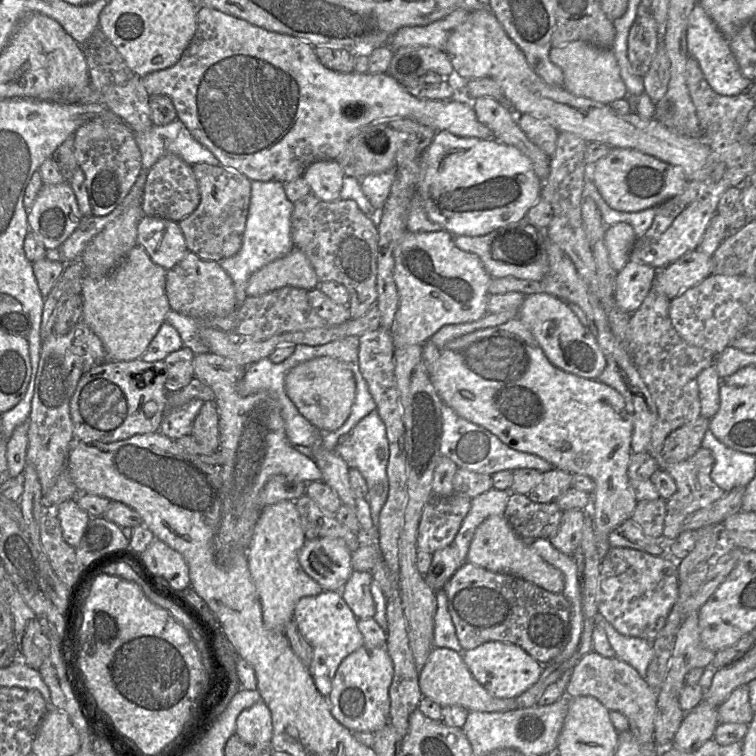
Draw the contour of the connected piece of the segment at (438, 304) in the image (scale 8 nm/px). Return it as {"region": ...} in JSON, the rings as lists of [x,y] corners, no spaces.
{"region":[[[446,230],[407,231],[395,247],[393,277],[398,290],[398,308],[391,327],[395,349],[422,345],[444,325],[473,322],[487,314],[488,286],[492,277],[477,255],[455,245],[454,236]]]}

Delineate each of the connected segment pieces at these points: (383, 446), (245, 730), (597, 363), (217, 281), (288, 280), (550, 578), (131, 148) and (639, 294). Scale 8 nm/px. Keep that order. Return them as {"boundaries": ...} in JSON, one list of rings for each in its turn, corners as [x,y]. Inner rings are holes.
{"boundaries":[[[[375,409],[364,417],[350,433],[349,440],[341,446],[341,451],[355,458],[355,466],[364,477],[368,493],[366,500],[370,506],[371,518],[374,527],[368,531],[361,529],[357,534],[357,540],[361,546],[377,544],[379,542],[379,517],[380,512],[387,501],[389,493],[389,481],[387,476],[387,465],[389,461],[389,443],[386,434],[386,427]]],[[[263,700],[239,714],[235,734],[249,745],[271,744],[273,735],[271,712]]],[[[546,292],[526,295],[518,318],[531,331],[548,360],[556,367],[580,377],[596,379],[606,367],[606,359],[589,327],[584,326],[569,304]]],[[[192,251],[167,271],[166,294],[173,311],[196,319],[225,317],[238,306],[234,283],[220,262],[203,260]]],[[[298,248],[276,259],[258,271],[249,279],[246,288],[248,296],[261,296],[285,286],[311,291],[320,281],[307,256]]],[[[492,515],[477,527],[466,560],[492,572],[517,576],[551,593],[562,593],[564,589],[562,572],[531,549],[528,543],[515,533],[504,515]]],[[[121,118],[95,119],[78,128],[74,137],[76,158],[85,174],[93,214],[107,216],[123,203],[143,171],[135,132]]],[[[628,261],[616,277],[614,300],[619,308],[632,314],[643,303],[658,270],[646,264]]]]}

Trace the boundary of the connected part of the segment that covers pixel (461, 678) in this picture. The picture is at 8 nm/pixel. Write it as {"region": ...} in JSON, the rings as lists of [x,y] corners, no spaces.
{"region":[[[434,647],[420,670],[419,685],[424,697],[441,707],[459,705],[468,711],[505,712],[518,709],[516,699],[497,698],[490,694],[471,674],[460,653],[450,648]]]}

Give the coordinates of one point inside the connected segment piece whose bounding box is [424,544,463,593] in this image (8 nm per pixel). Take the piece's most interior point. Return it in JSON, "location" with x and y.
{"location":[445,562]}

